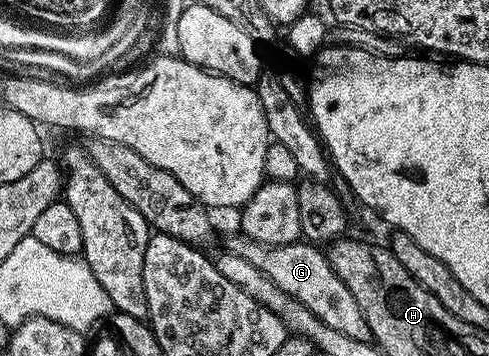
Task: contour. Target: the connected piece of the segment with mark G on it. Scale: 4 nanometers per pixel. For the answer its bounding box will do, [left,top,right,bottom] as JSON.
[225,235,369,340]

